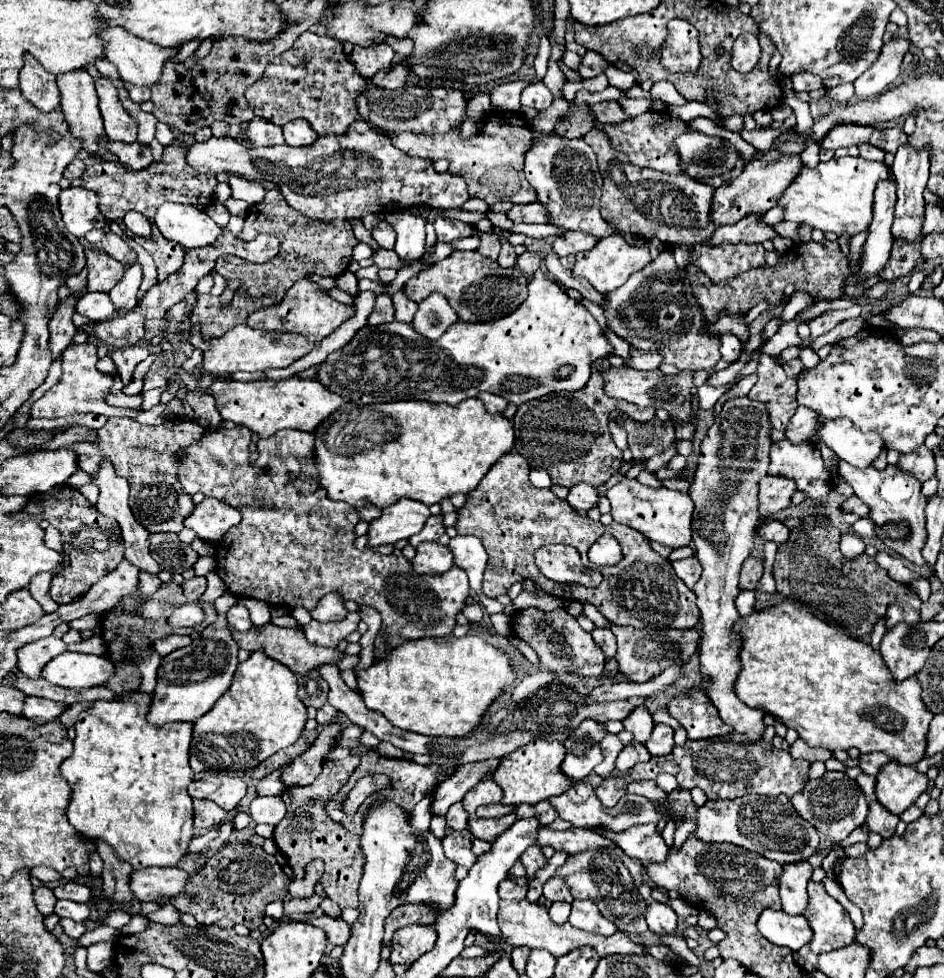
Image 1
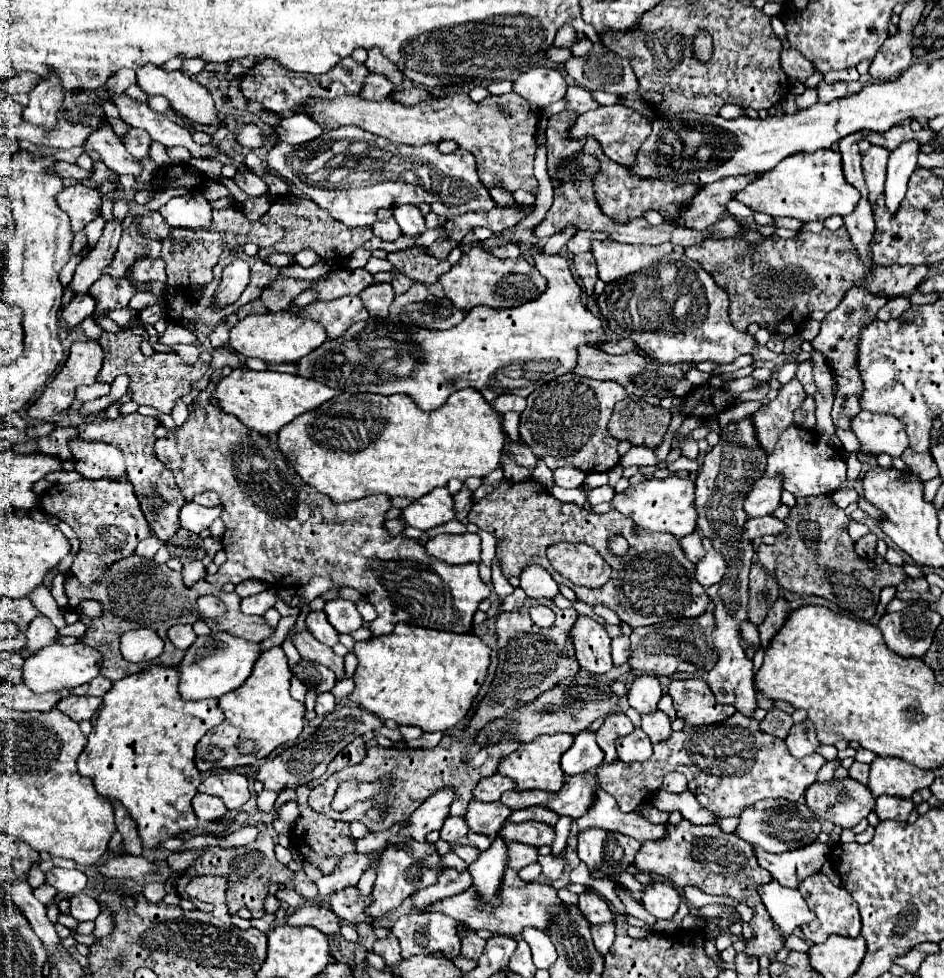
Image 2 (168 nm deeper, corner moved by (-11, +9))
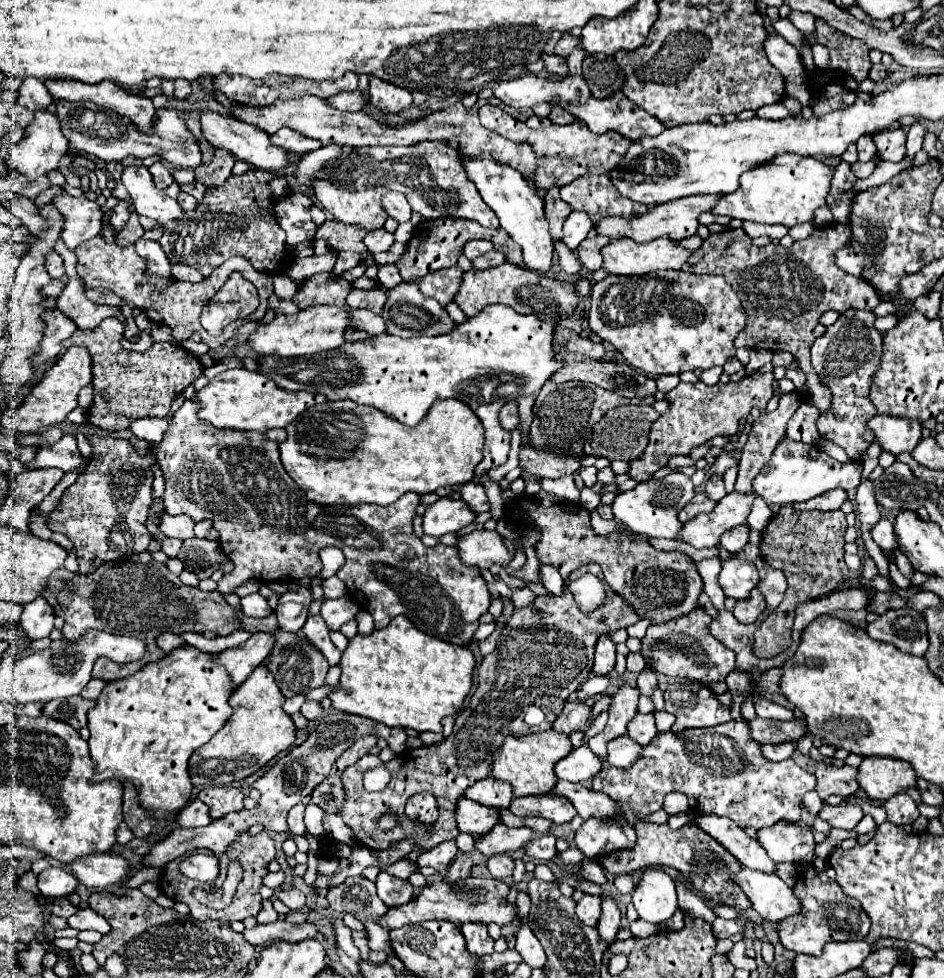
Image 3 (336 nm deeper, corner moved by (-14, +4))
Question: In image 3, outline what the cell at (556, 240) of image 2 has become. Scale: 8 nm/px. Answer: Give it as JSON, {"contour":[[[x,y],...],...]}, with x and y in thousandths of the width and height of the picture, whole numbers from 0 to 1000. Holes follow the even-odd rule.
{"contour":[[[605,216],[596,230],[596,240],[599,240],[596,248],[605,257],[609,257],[613,253],[613,248],[622,242],[626,232],[628,232],[628,226],[620,220],[620,216]]]}

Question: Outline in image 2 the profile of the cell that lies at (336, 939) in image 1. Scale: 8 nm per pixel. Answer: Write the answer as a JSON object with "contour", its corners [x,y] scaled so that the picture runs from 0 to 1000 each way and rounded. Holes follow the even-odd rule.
{"contour":[[[331,924],[331,926],[322,926],[322,928],[311,930],[305,937],[305,945],[307,947],[333,947],[333,949],[341,951],[345,957],[358,955],[360,949],[362,949],[360,939],[350,928],[337,926],[337,924]]]}

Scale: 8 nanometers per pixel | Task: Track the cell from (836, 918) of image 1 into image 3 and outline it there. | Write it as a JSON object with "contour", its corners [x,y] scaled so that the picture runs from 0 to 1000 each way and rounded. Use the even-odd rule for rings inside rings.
{"contour":[[[855,887],[842,897],[842,917],[849,921],[846,936],[838,936],[823,944],[825,962],[832,970],[853,976],[870,976],[870,970],[878,962],[908,962],[921,954],[921,940],[908,919],[897,917],[891,907],[872,891]]]}

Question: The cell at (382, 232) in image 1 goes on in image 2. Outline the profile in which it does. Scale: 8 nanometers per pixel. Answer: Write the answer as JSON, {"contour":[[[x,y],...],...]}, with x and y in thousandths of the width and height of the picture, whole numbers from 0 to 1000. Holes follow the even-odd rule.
{"contour":[[[411,223],[411,225],[398,225],[394,229],[394,237],[405,243],[405,245],[411,245],[411,247],[417,247],[422,245],[426,239],[424,239],[424,231],[419,231],[419,225],[417,223]]]}

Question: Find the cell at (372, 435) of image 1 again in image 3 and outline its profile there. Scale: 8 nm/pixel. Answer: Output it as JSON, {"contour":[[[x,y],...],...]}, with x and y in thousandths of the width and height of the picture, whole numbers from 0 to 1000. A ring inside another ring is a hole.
{"contour":[[[467,408],[467,410],[461,410],[452,422],[452,426],[442,435],[442,437],[427,437],[425,433],[412,428],[410,424],[406,424],[404,420],[397,420],[395,416],[387,416],[387,414],[378,414],[374,410],[344,410],[340,414],[332,414],[327,416],[325,420],[321,420],[310,433],[306,433],[304,437],[304,449],[300,453],[296,453],[296,463],[298,463],[298,473],[304,482],[304,486],[323,502],[325,510],[336,514],[336,516],[361,516],[361,514],[368,514],[368,516],[380,516],[380,514],[397,514],[397,516],[414,516],[416,512],[421,512],[425,506],[438,502],[438,504],[459,504],[463,502],[465,498],[471,498],[471,496],[490,496],[495,492],[499,492],[503,486],[503,478],[507,475],[507,471],[512,469],[512,451],[514,451],[514,445],[512,445],[512,437],[510,437],[510,430],[503,426],[503,422],[488,410],[484,408]]]}

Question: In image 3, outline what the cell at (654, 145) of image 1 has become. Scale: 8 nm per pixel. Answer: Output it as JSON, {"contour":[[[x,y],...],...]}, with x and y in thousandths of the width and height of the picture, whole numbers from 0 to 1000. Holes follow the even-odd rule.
{"contour":[[[512,107],[507,111],[510,128],[516,132],[526,134],[529,138],[546,144],[546,146],[563,146],[567,158],[569,158],[569,173],[565,179],[565,187],[569,193],[584,193],[584,191],[596,191],[605,185],[609,185],[618,177],[643,177],[643,171],[651,171],[658,167],[660,158],[664,156],[664,150],[668,148],[666,142],[660,138],[645,134],[641,138],[628,138],[620,126],[607,124],[603,128],[582,128],[571,132],[560,132],[554,124],[543,122],[541,118],[533,116],[524,107]]]}

